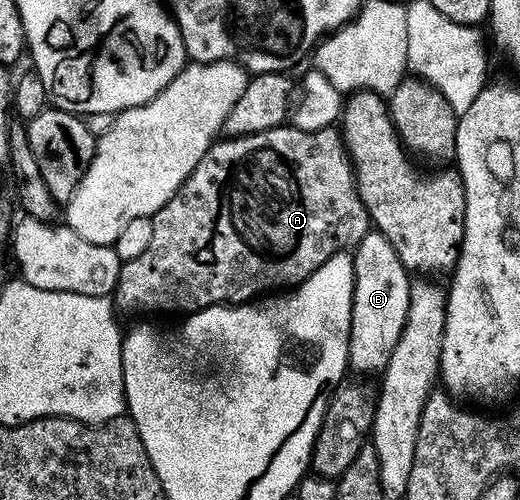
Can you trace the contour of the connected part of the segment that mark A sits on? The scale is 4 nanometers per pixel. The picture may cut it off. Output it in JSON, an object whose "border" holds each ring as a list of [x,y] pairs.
{"border":[[[281,125],[262,133],[224,137],[213,142],[202,157],[202,161],[198,161],[198,165],[186,177],[183,185],[173,193],[170,201],[166,201],[166,205],[162,205],[162,209],[158,209],[155,215],[151,216],[151,220],[154,225],[154,238],[150,241],[150,246],[138,257],[123,260],[118,273],[114,303],[121,312],[124,310],[191,313],[200,311],[203,307],[239,305],[255,300],[265,293],[275,292],[277,289],[291,289],[306,277],[310,277],[331,255],[355,248],[370,230],[370,220],[356,188],[352,161],[344,147],[344,136],[335,126],[323,127],[317,131],[303,131],[291,125]]]}

